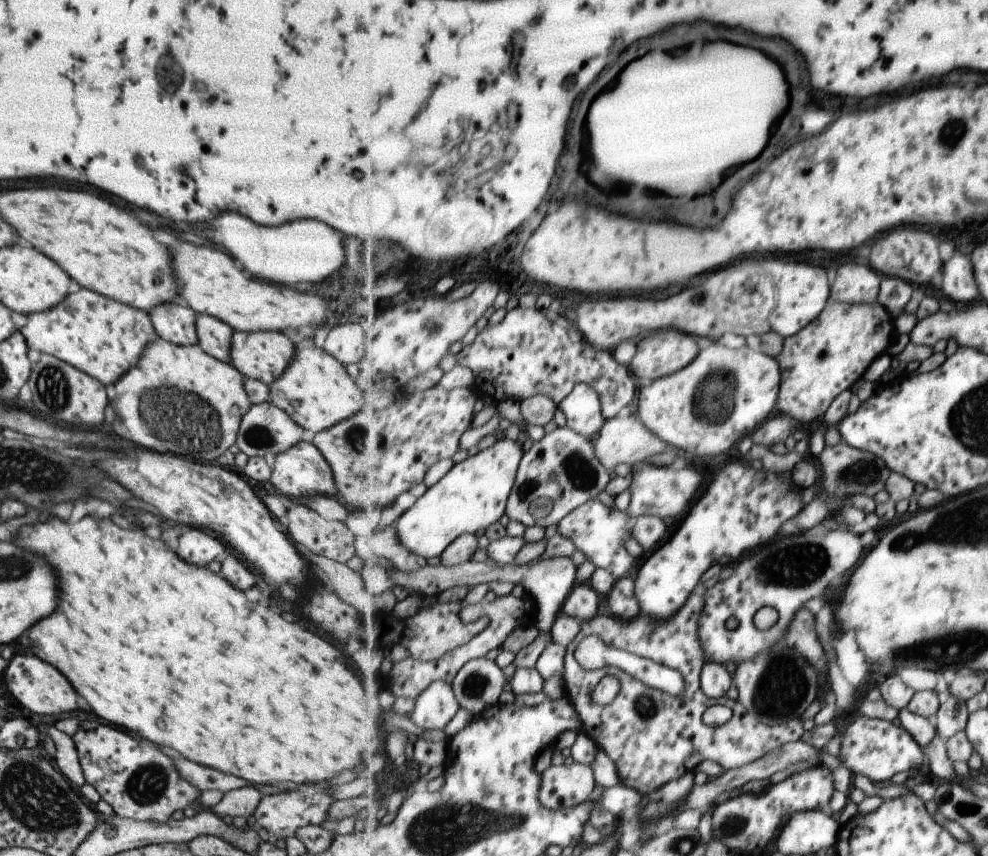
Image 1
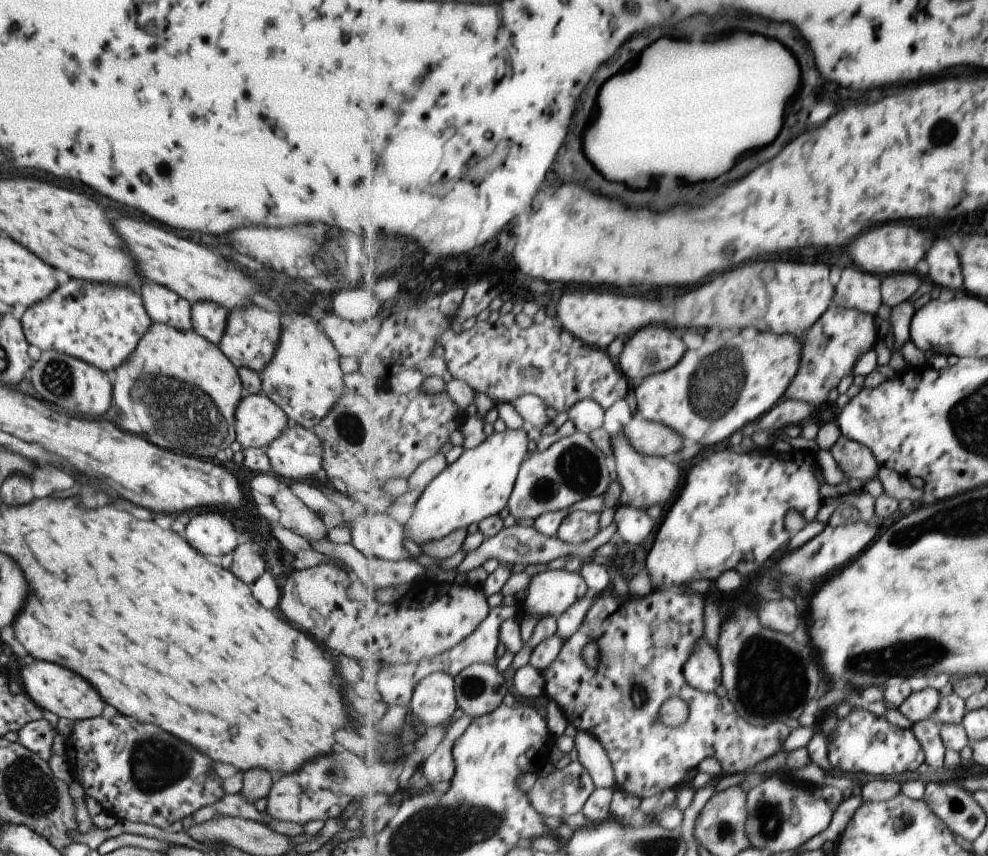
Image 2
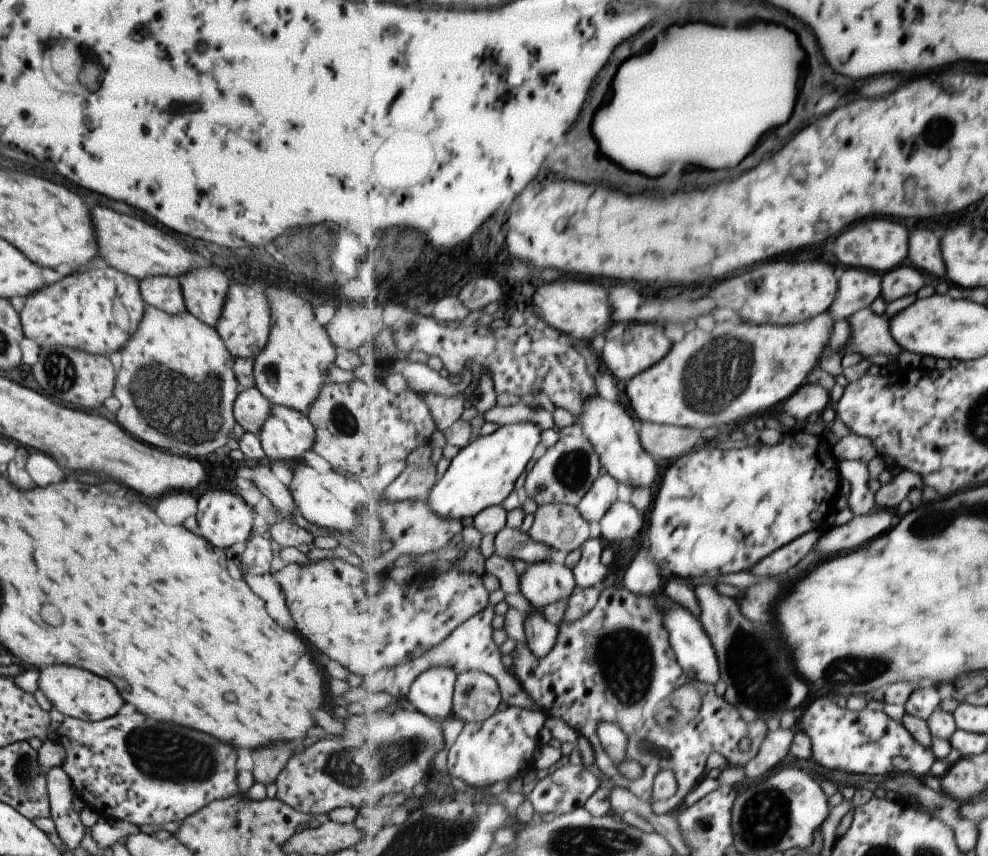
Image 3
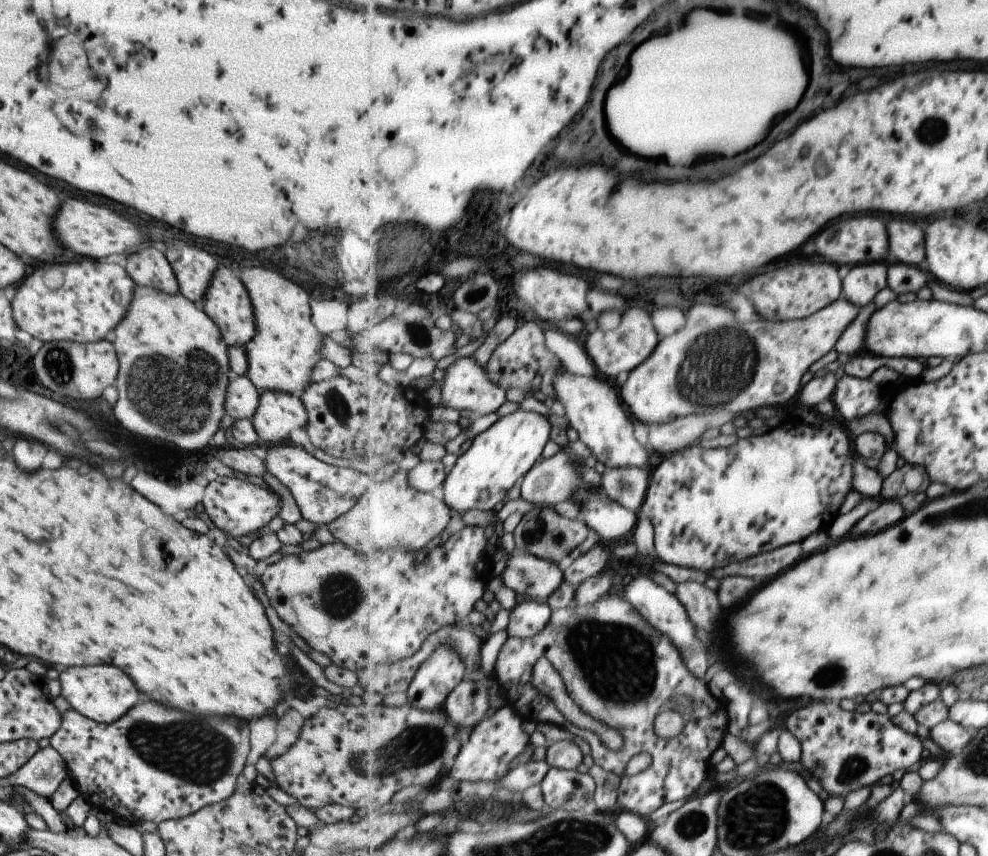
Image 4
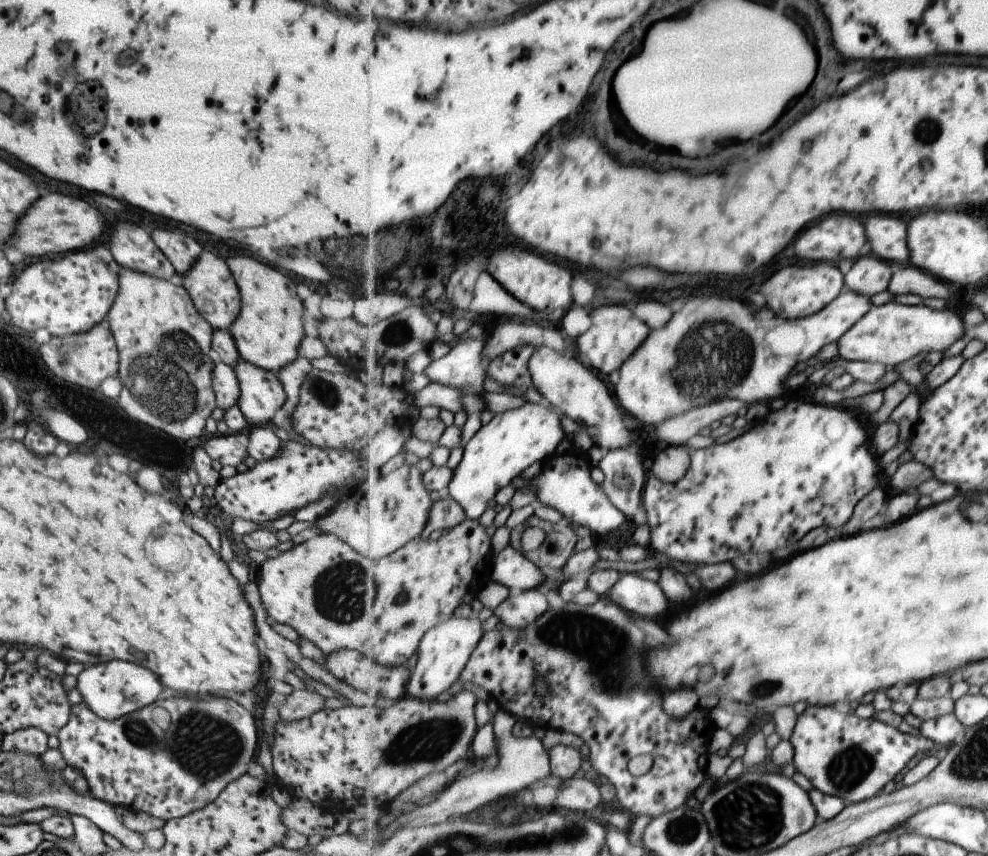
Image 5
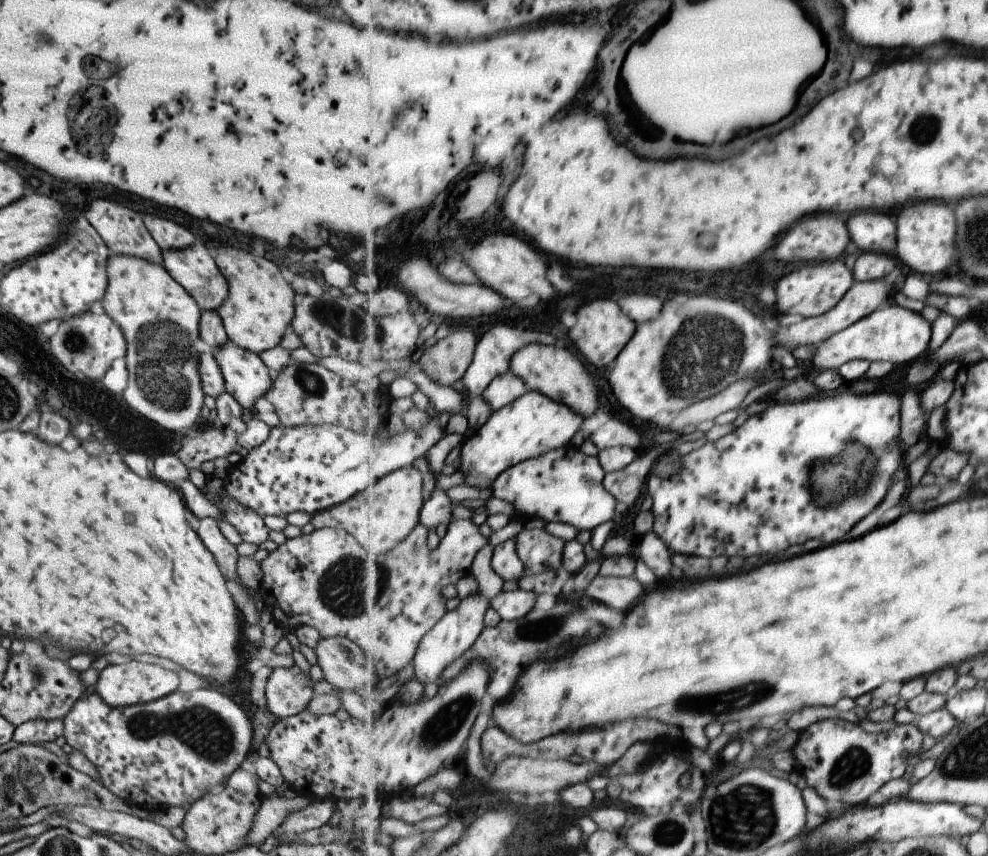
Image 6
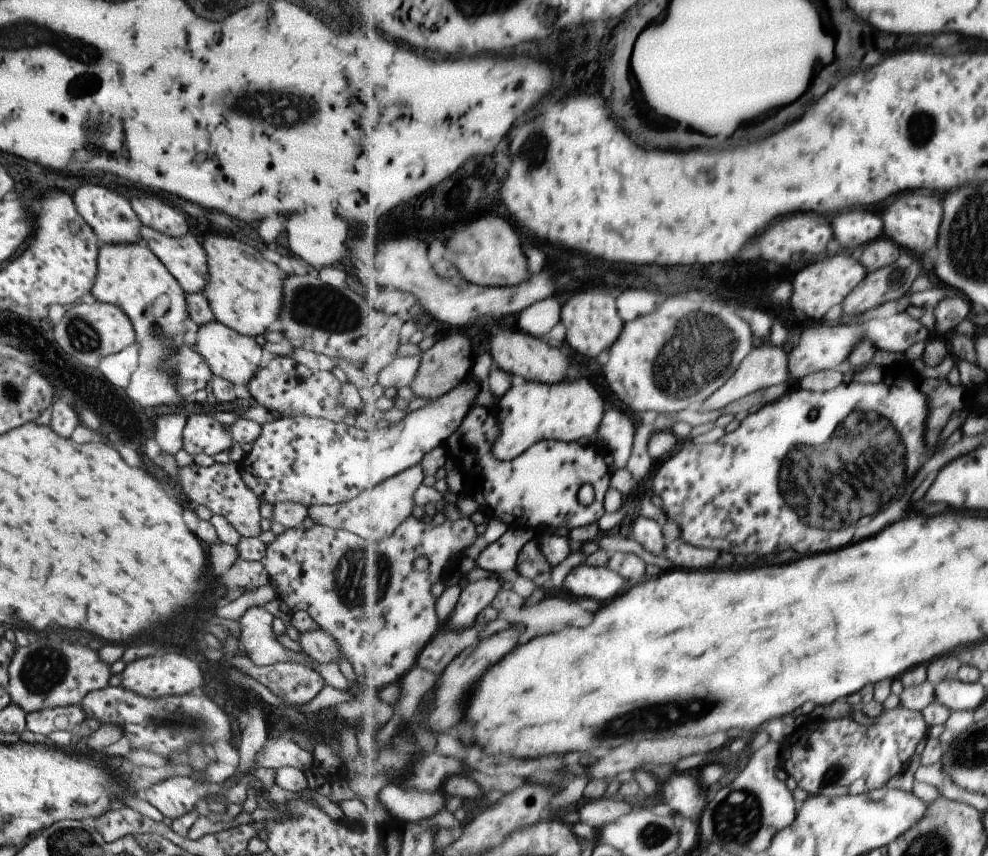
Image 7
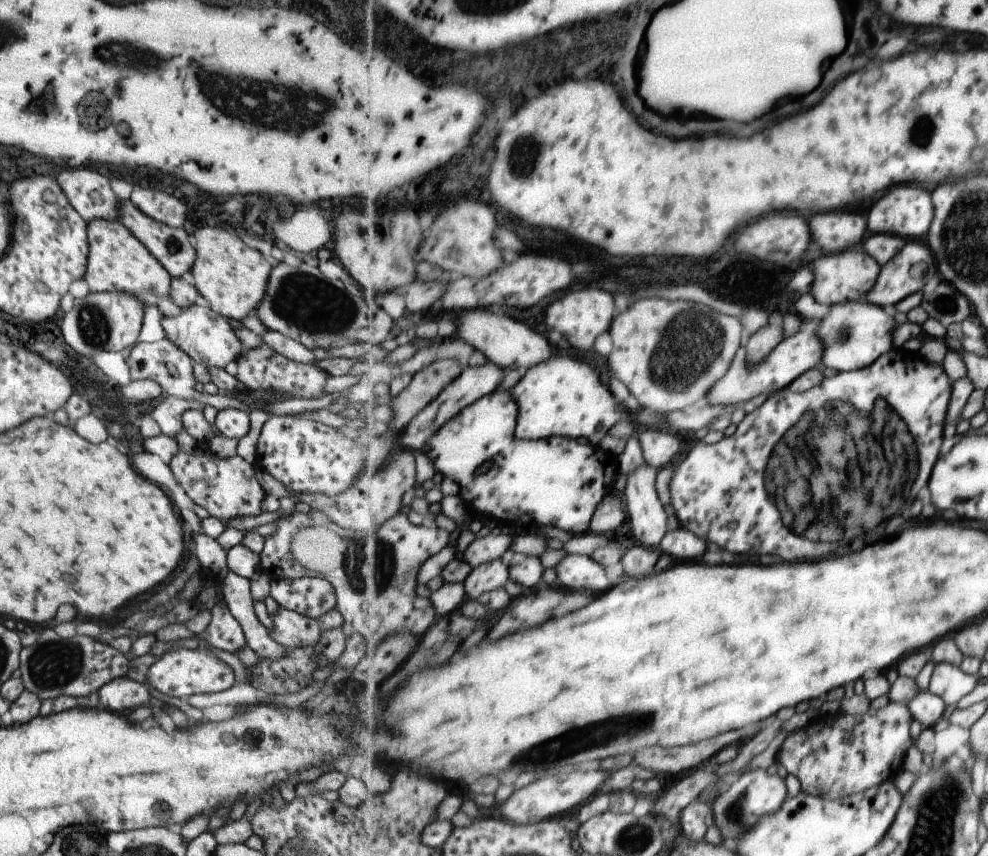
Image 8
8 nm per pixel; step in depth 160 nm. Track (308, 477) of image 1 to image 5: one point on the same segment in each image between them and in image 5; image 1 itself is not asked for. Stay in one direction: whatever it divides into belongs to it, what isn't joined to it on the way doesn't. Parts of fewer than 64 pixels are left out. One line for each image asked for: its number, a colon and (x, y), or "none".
2: (295, 455)
3: (286, 434)
4: (277, 414)
5: (260, 394)

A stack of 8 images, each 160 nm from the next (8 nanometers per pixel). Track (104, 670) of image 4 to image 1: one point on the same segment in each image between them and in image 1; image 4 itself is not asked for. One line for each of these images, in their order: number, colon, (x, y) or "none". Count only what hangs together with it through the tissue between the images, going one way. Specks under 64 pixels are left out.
1: (31, 684)
2: (50, 687)
3: (74, 693)

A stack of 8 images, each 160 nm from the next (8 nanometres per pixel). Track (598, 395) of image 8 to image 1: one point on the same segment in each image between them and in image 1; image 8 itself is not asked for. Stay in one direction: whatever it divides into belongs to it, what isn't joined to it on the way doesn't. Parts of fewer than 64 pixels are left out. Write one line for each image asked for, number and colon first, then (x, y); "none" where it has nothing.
1: (473, 495)
2: (479, 485)
3: (483, 474)
4: (497, 458)
5: (510, 442)
6: (535, 424)
7: (531, 412)

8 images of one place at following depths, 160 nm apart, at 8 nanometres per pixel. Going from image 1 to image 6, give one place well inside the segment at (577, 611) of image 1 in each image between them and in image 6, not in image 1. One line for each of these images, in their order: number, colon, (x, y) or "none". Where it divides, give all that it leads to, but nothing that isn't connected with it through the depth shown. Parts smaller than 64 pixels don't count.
2: (553, 592)
3: (542, 584)
4: (529, 576)
5: (511, 568)
6: (506, 562)

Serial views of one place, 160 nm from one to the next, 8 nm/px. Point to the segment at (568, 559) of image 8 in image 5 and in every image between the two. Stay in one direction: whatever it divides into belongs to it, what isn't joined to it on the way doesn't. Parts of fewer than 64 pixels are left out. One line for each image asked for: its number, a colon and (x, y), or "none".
5: (633, 592)
6: (622, 593)
7: (602, 583)

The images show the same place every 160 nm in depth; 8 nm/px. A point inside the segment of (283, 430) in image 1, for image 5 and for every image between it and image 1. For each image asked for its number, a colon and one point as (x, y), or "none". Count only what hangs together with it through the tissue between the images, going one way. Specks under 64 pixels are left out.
2: (258, 422)
3: (250, 409)
4: (241, 398)
5: (226, 390)

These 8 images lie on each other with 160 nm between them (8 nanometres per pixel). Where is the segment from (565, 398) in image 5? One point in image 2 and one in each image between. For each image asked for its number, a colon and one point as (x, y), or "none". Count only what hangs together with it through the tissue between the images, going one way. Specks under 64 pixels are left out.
2: (646, 480)
3: (616, 437)
4: (595, 409)

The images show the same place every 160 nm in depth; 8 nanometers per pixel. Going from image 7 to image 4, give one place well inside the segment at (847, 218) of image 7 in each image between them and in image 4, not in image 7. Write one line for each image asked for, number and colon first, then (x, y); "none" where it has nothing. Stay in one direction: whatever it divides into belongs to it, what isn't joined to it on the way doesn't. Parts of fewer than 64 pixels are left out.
4: (906, 240)
5: (888, 237)
6: (870, 231)

